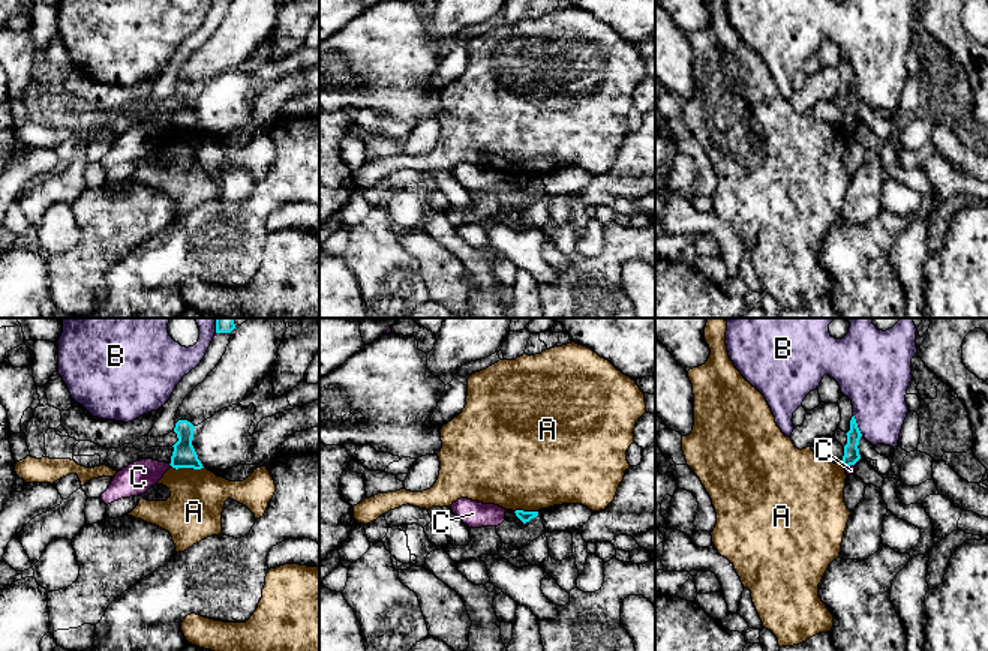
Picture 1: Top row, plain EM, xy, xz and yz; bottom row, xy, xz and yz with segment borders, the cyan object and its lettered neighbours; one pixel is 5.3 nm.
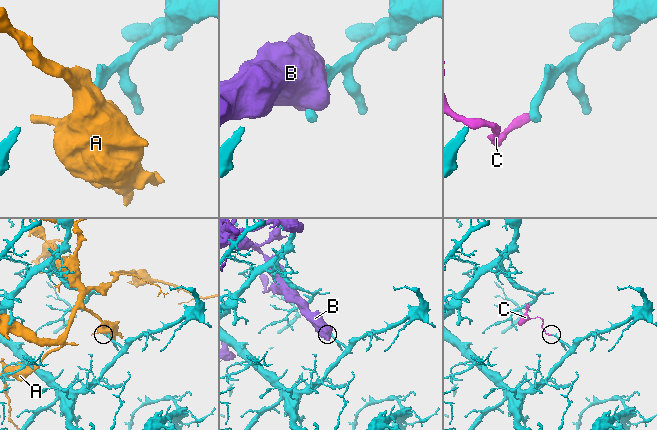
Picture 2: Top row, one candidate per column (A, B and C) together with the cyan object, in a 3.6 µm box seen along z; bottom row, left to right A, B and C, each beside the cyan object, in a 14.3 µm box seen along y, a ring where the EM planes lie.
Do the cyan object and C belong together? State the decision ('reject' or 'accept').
reject

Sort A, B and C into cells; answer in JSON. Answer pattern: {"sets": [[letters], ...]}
{"sets": [["A"], ["B"], ["C"]]}

